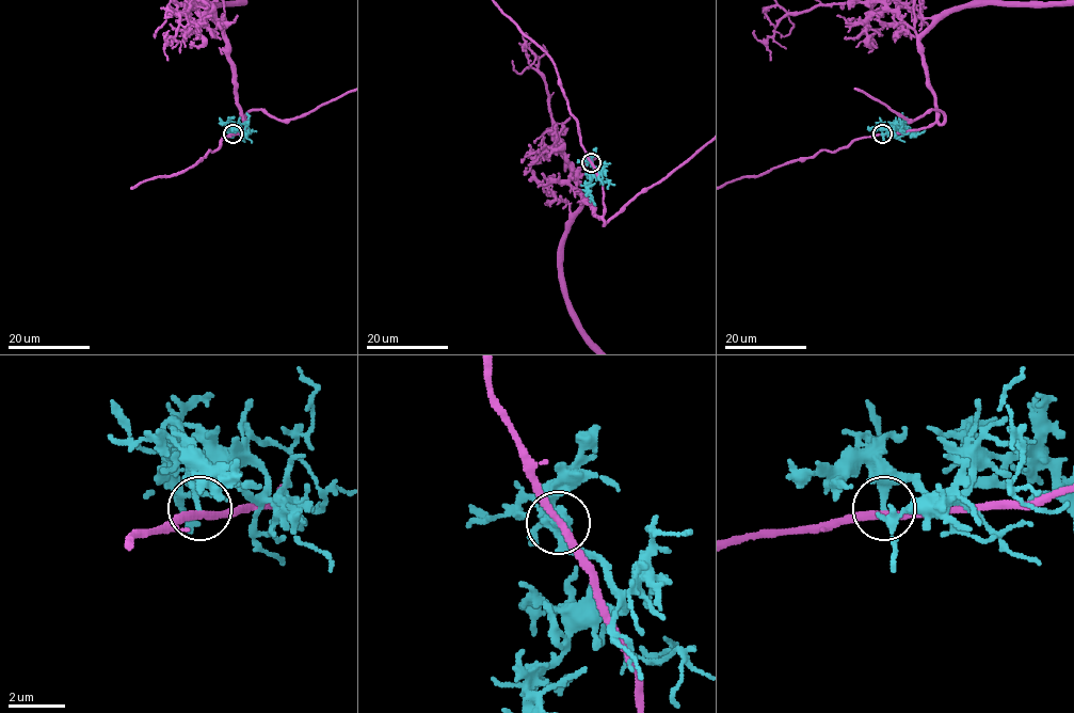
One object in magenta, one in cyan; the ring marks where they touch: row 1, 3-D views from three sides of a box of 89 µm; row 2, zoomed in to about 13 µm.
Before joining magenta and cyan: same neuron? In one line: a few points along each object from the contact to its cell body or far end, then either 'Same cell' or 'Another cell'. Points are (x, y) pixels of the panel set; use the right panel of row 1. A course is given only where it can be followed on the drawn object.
Course of magenta: (882, 133), (854, 139), (834, 152), (822, 151), (757, 176), (732, 180). Course of cyan: (882, 133), (883, 129), (887, 131), (897, 126), (907, 126), (916, 136), (925, 130). Another cell

